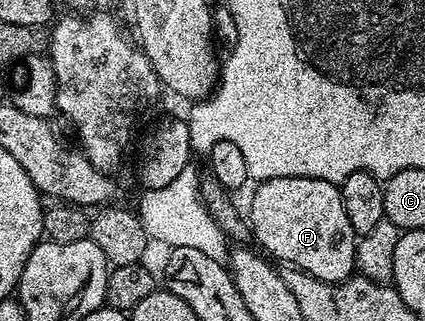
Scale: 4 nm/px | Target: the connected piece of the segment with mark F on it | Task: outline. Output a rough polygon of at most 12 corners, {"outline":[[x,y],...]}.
{"outline":[[267,178],[250,198],[252,238],[325,282],[355,273],[341,189]]}

